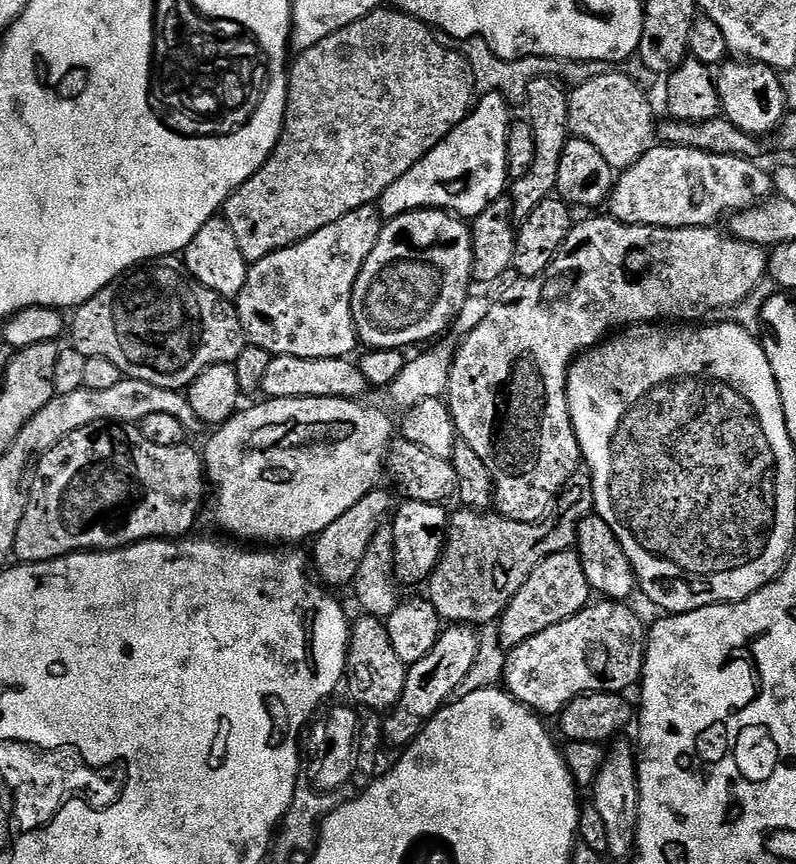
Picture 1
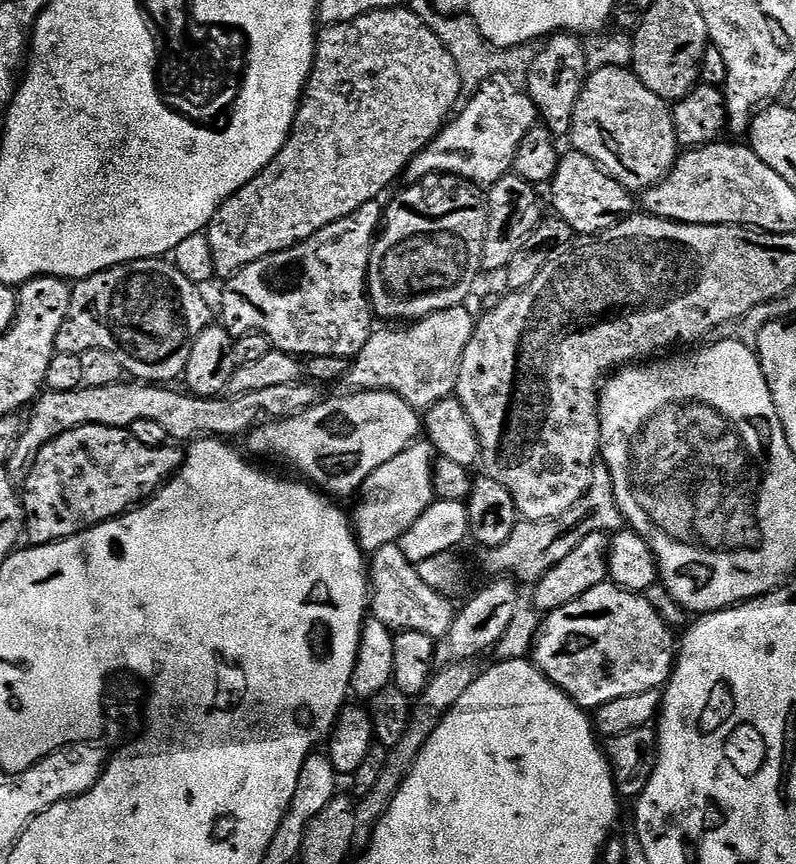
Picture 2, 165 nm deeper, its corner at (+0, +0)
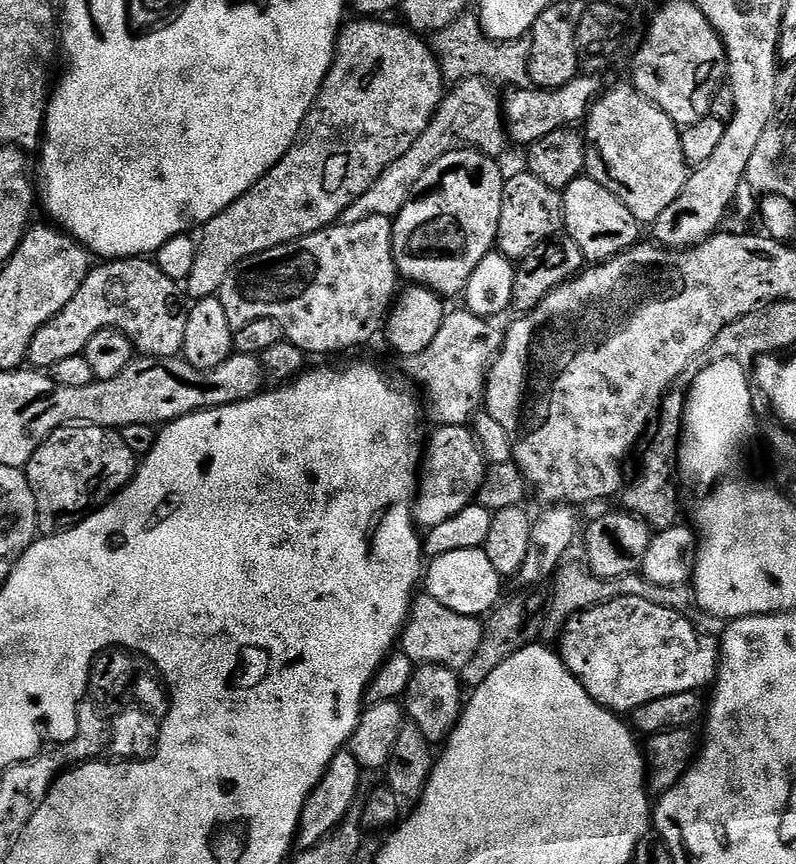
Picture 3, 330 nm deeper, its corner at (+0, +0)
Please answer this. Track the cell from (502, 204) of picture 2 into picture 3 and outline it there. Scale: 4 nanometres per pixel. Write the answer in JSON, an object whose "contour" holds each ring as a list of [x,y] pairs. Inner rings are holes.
{"contour":[[[521,170],[517,176],[509,175],[504,181],[502,194],[502,218],[498,218],[498,234],[496,235],[496,248],[502,255],[507,256],[512,252],[521,252],[522,255],[530,254],[534,246],[543,240],[557,235],[564,222],[564,205],[561,193],[556,192],[546,182],[534,178],[534,174]]]}

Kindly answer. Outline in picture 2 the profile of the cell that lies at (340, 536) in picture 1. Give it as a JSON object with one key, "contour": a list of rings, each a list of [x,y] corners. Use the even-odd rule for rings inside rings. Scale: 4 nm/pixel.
{"contour":[[[413,442],[409,448],[402,450],[390,462],[378,466],[370,478],[366,478],[364,487],[359,489],[360,505],[354,512],[354,531],[365,553],[371,554],[382,546],[400,541],[422,518],[425,510],[432,505],[436,495],[436,486],[432,481],[434,465],[438,459],[438,452],[431,443]]]}

